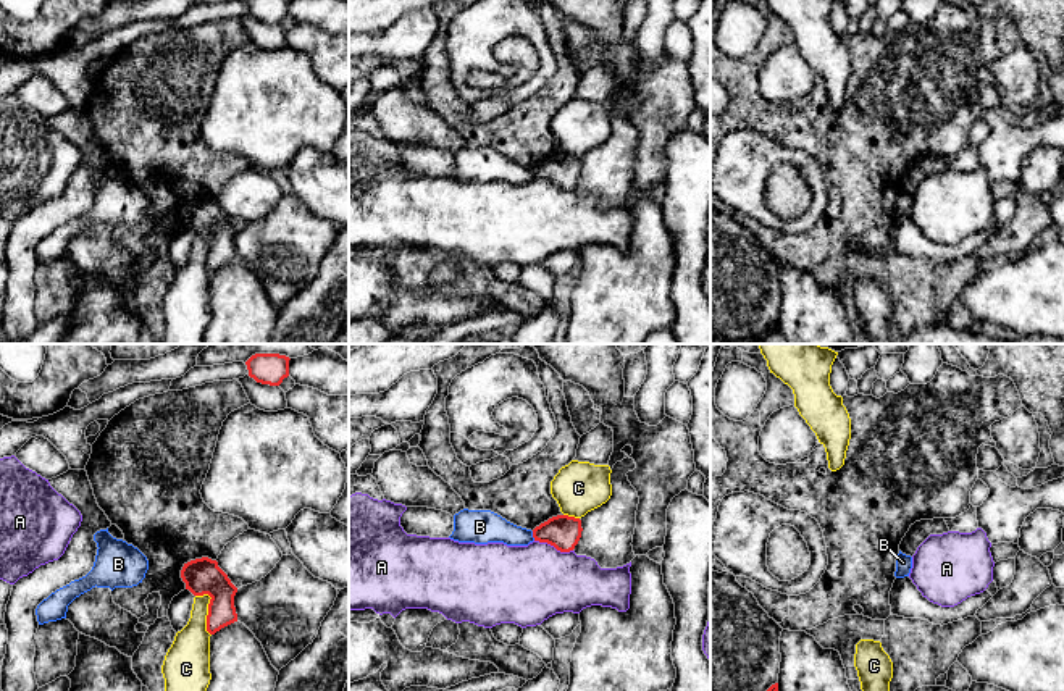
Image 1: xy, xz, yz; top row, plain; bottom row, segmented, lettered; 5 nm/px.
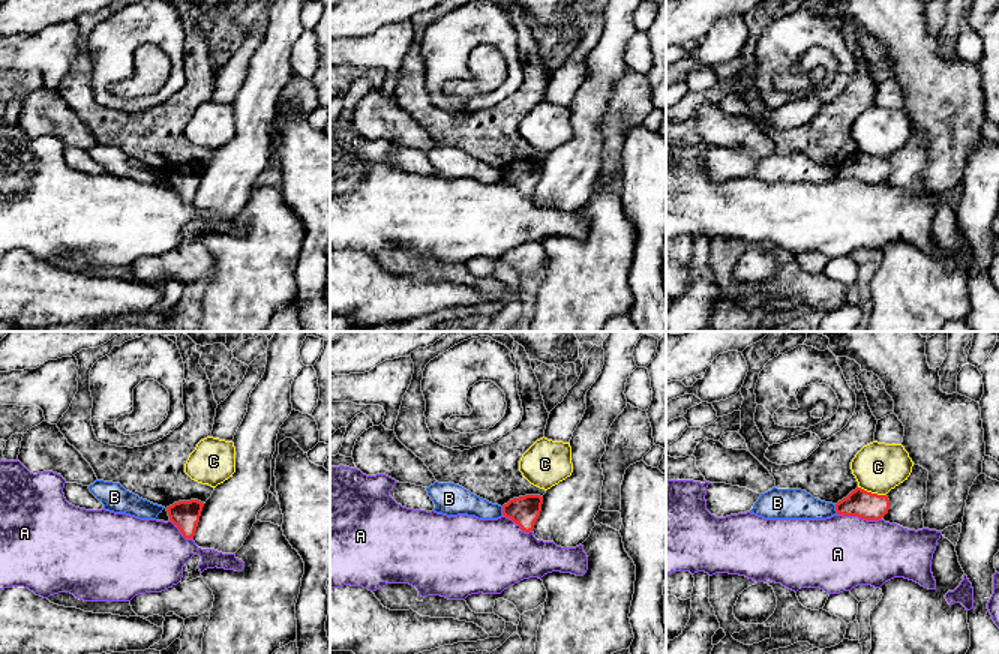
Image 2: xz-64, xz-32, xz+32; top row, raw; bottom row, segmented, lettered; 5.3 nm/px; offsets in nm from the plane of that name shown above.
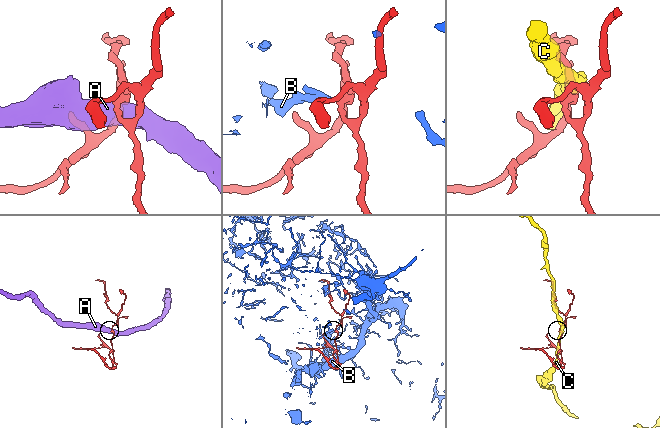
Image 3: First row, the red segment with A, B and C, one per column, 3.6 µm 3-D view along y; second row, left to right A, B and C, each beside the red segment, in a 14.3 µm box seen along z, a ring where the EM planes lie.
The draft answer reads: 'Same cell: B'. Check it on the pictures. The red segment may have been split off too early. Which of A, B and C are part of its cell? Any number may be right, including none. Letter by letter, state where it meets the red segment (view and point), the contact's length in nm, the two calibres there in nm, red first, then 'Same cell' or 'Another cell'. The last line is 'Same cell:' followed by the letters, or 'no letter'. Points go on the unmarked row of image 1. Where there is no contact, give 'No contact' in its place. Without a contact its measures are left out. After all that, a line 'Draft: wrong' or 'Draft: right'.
A: Touches red at xz (554, 184). Shared border 200 nm. Thickness 170 nm (red) against 400 nm. Another cell
B: Touches red at xz (533, 175). Shared border 50 nm. Thickness 170 nm (red) against 160 nm. Another cell
C: Touches red at xy (209, 247). Shared border 220 nm. Thickness 180 nm (red) against 200 nm. Another cell
Same cell: no letter
Draft: wrong

